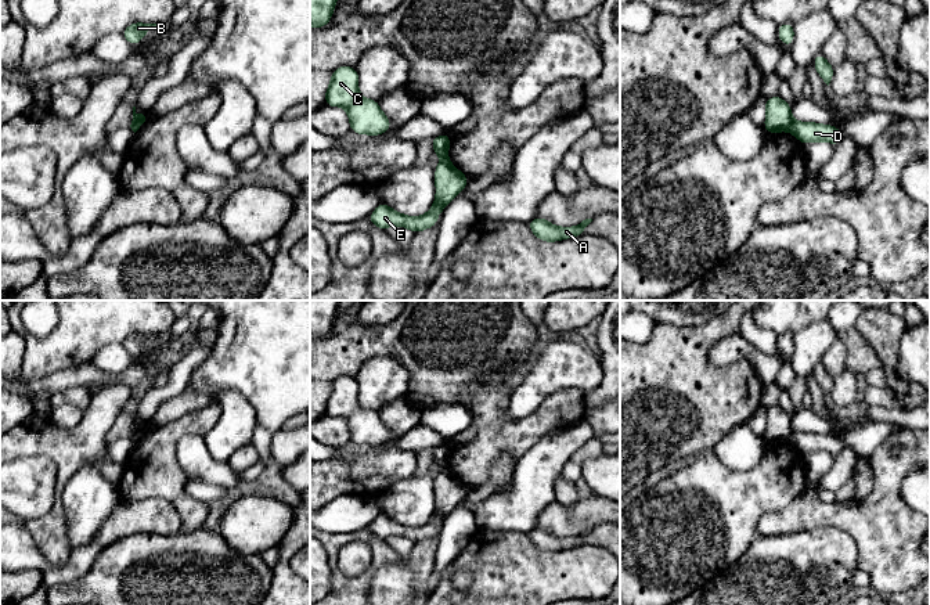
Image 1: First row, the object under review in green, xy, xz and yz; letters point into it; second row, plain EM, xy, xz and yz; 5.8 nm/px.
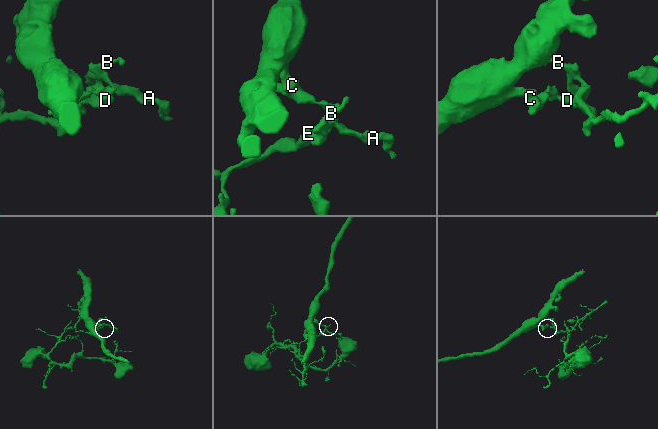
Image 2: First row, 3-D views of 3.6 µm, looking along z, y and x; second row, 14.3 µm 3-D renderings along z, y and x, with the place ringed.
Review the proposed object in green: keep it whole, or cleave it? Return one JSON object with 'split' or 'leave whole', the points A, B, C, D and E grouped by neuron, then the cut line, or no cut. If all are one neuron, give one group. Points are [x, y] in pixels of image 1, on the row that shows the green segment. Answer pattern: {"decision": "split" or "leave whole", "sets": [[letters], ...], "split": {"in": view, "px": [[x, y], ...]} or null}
{"decision": "split", "sets": [["A", "B", "D", "E"], ["C"]], "split": {"in": "yz", "px": [[793, 121], [789, 130]]}}

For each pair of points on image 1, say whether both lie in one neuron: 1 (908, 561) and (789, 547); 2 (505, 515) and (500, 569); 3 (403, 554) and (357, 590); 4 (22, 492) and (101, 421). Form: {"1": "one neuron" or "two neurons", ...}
{"1": "two neurons", "2": "two neurons", "3": "two neurons", "4": "two neurons"}

